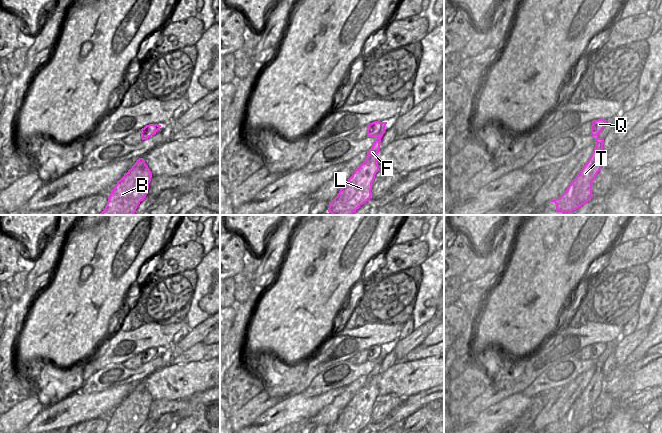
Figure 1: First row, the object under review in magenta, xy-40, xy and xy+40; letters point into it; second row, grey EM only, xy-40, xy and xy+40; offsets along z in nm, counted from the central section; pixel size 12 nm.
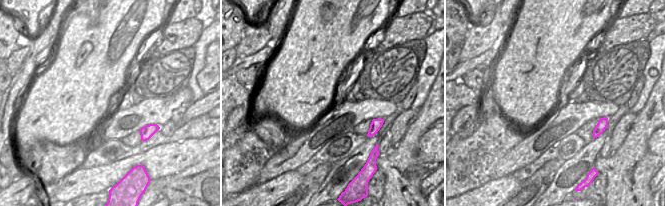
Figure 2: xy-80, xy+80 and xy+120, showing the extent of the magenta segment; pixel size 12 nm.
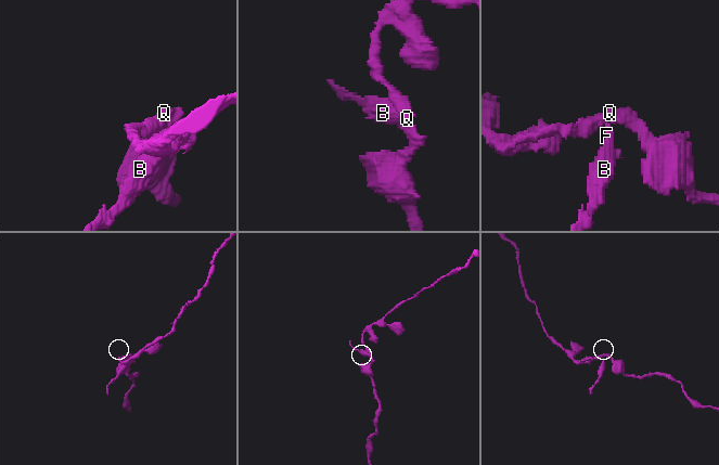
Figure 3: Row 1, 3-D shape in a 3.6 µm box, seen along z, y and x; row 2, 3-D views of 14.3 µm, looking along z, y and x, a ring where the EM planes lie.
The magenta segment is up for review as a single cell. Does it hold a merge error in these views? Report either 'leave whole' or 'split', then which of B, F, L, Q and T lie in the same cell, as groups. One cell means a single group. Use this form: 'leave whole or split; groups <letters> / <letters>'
split; groups B F L T / Q

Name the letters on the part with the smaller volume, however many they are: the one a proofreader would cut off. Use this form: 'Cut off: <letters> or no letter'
Cut off: B, F, L, T

